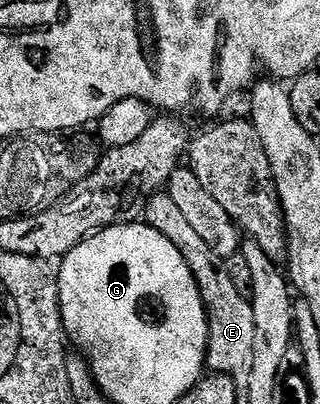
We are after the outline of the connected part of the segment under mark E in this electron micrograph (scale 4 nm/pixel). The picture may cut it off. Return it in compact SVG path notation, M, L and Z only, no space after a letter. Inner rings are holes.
M159 193L150 198L144 219L149 227L164 233L164 237L168 237L168 241L180 249L180 257L184 257L198 283L208 321L206 367L211 372L229 375L235 381L245 380L252 373L252 349L256 349L256 317L249 298L237 291L236 285L232 285L232 277L228 277L223 260L212 253L207 243L194 232L192 225L188 225L169 193Z

